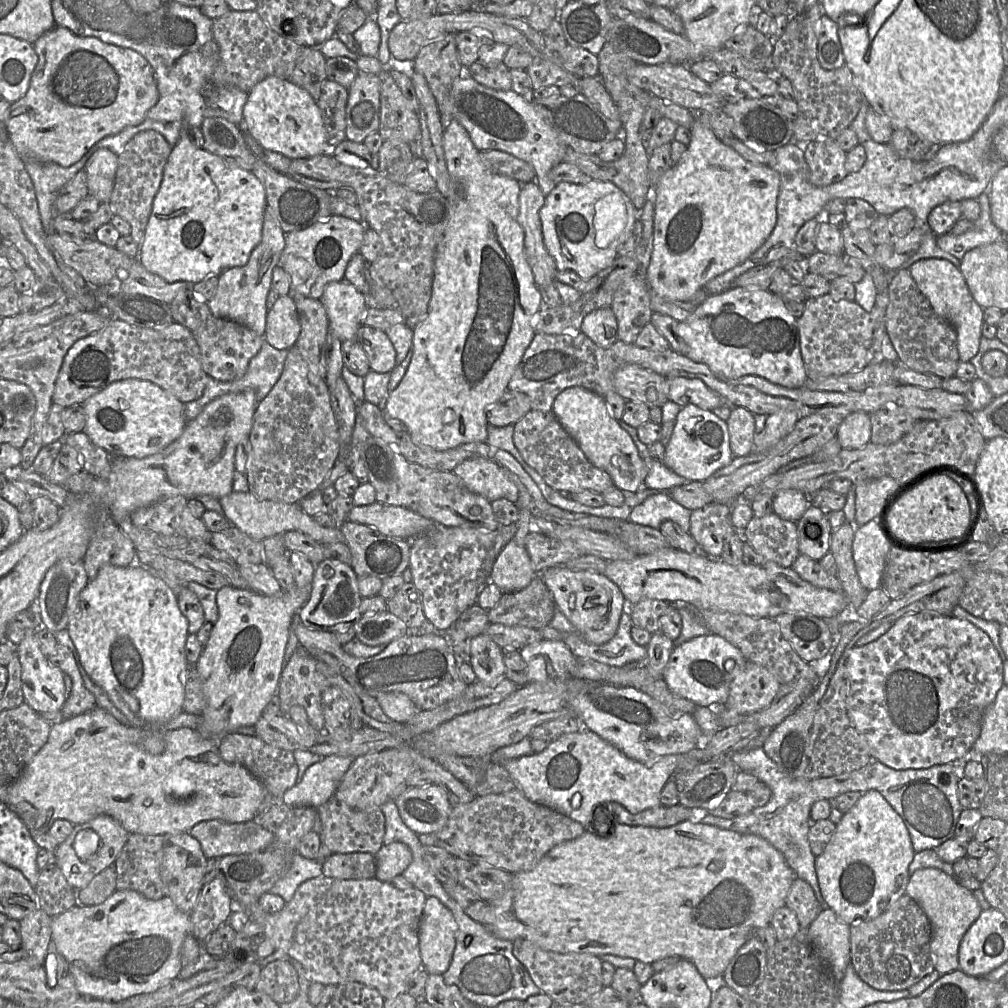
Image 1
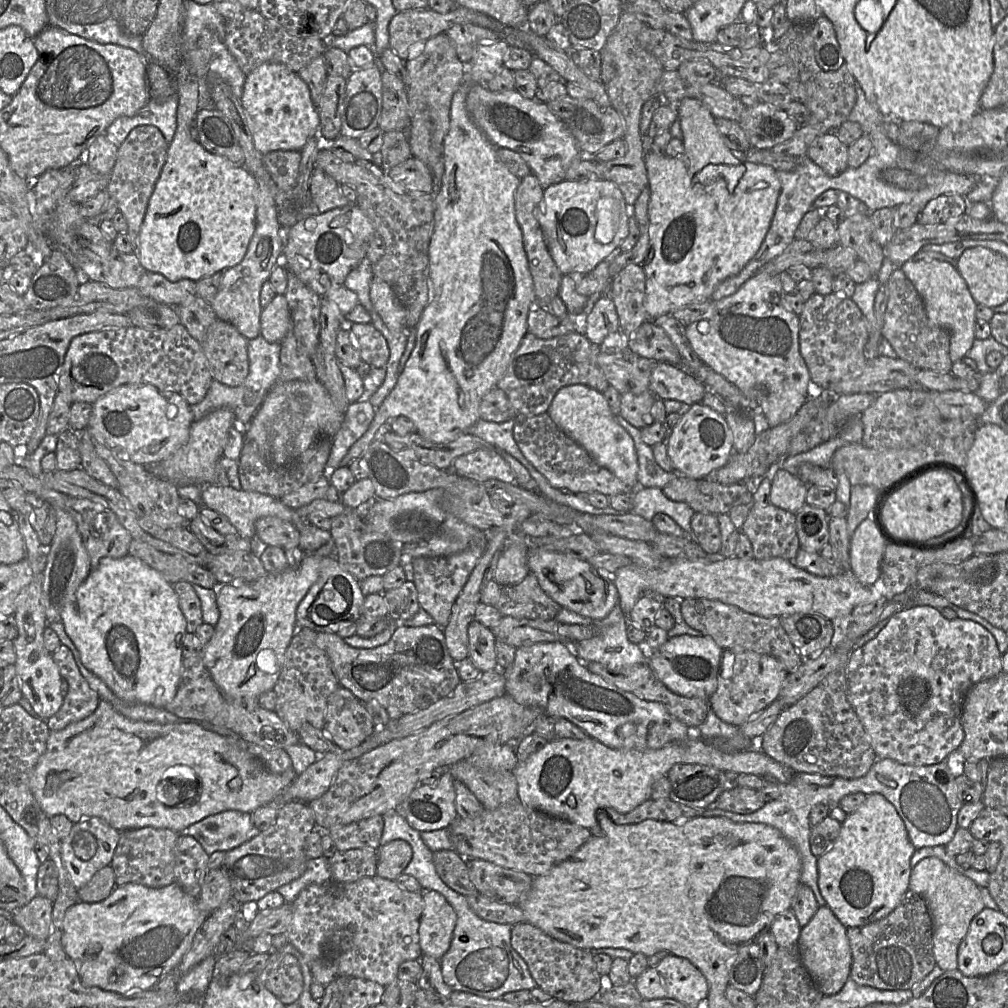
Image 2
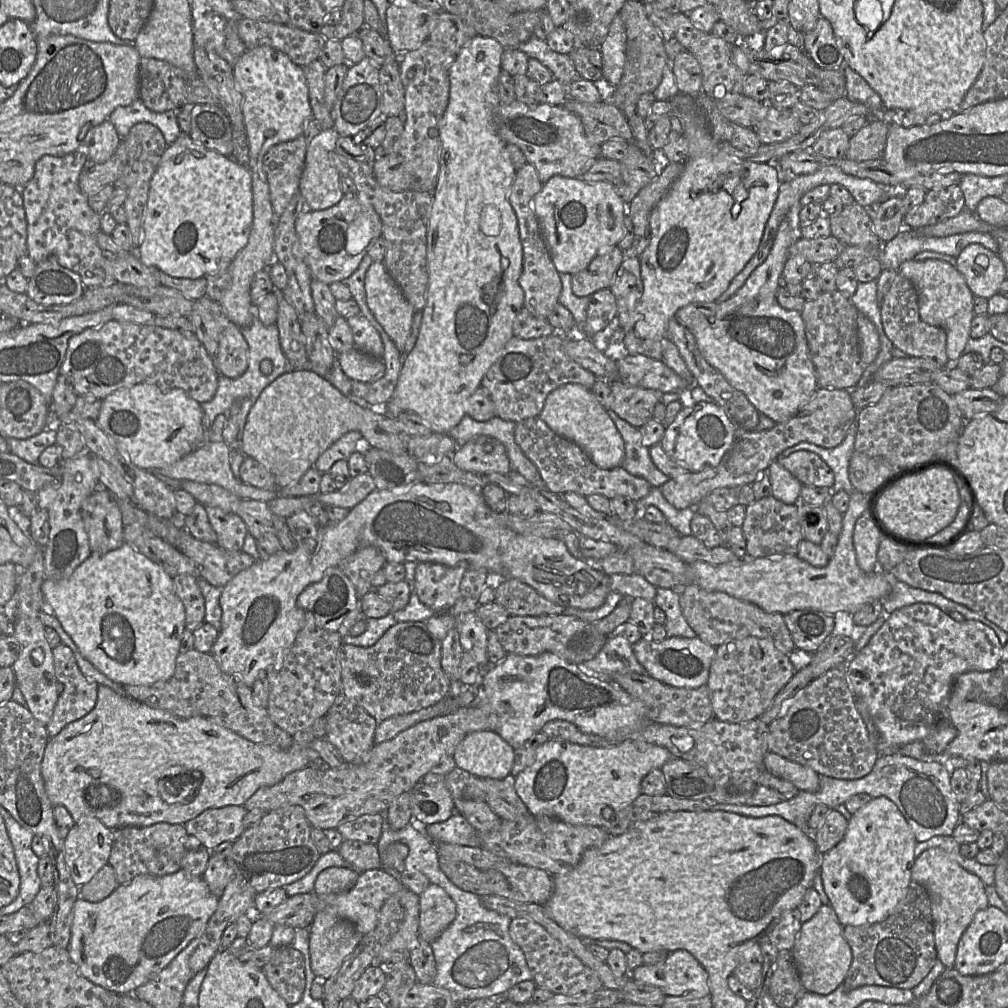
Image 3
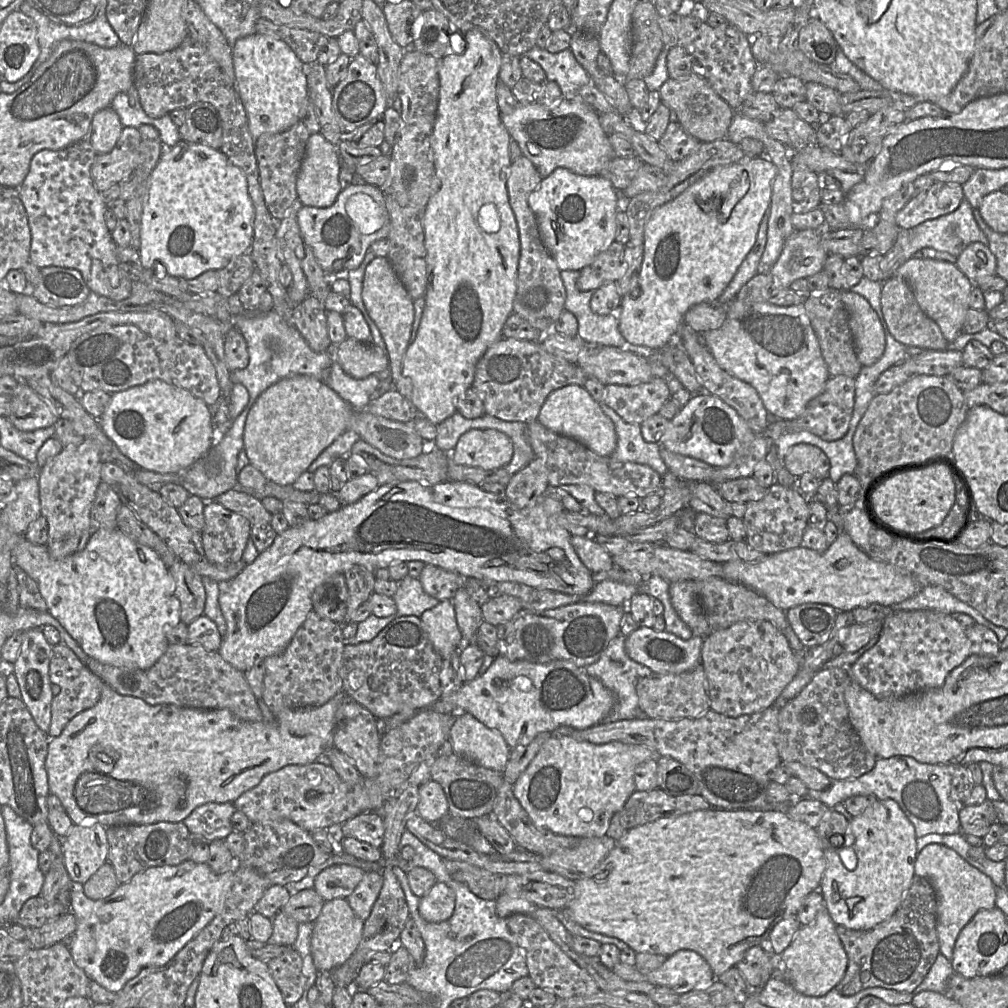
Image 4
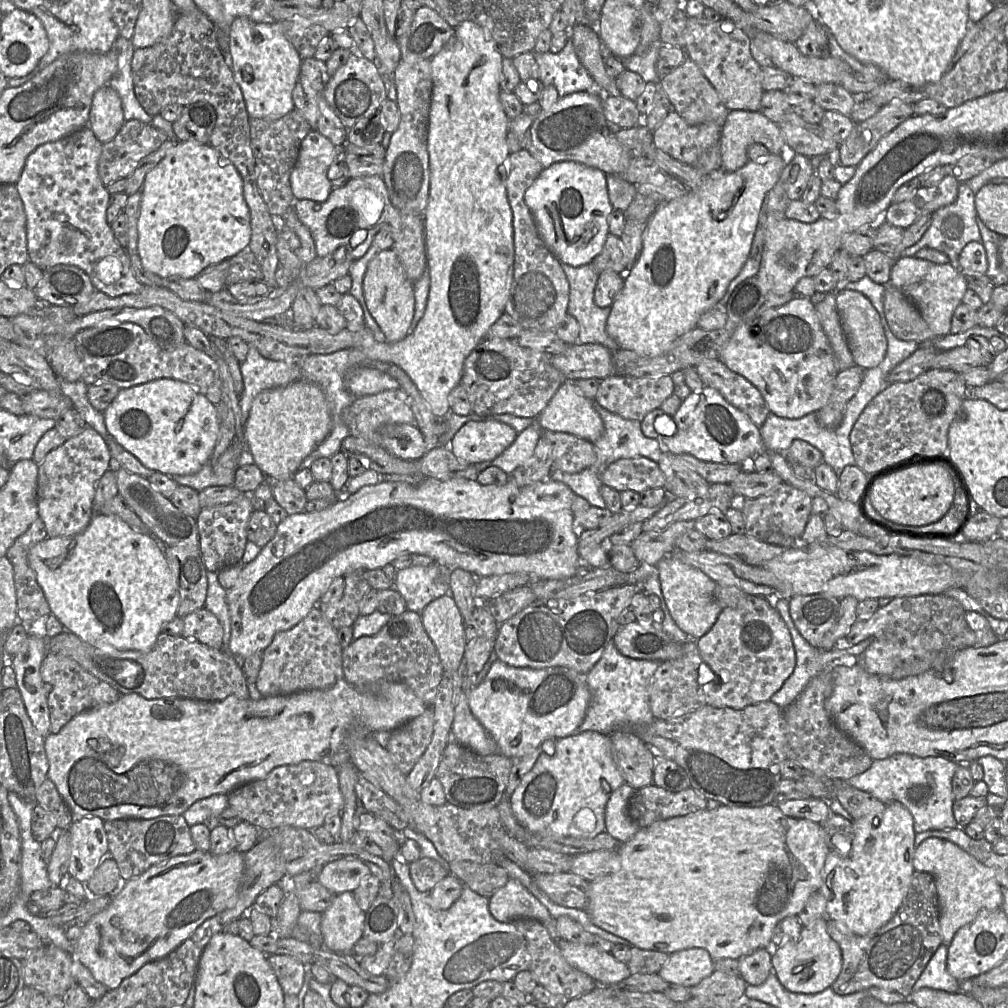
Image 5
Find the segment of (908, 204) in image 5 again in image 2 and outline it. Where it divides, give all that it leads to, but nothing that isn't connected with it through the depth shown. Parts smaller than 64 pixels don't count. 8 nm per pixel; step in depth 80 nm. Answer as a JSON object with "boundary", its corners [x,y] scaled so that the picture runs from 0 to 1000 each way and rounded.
{"boundary":[[[933,193],[923,198],[914,208],[910,221],[914,223],[927,223],[939,220],[959,210],[961,201],[958,194]]]}

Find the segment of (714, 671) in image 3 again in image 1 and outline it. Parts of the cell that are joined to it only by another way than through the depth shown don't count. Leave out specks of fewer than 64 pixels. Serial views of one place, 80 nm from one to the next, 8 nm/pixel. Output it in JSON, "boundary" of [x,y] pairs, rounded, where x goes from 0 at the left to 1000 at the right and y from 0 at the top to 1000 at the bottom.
{"boundary":[[[723,654],[719,663],[725,668],[722,692],[718,702],[732,708],[743,708],[764,700],[775,679],[758,662],[741,656],[736,664]]]}

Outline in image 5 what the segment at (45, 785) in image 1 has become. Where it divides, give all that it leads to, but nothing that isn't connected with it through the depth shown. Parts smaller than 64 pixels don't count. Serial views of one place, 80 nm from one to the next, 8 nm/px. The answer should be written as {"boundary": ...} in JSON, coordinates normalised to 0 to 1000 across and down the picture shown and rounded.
{"boundary":[[[341,673],[323,685],[298,686],[283,690],[261,691],[257,694],[238,693],[227,689],[218,695],[198,695],[186,692],[145,693],[136,688],[121,688],[112,697],[95,700],[74,709],[57,728],[48,728],[45,732],[45,744],[49,758],[48,772],[55,778],[59,788],[72,808],[72,815],[84,810],[96,810],[106,813],[151,813],[158,810],[182,809],[194,795],[213,788],[226,789],[229,785],[244,777],[263,772],[272,762],[280,759],[297,758],[301,755],[315,755],[332,748],[340,742],[343,728],[354,715],[368,728],[375,725],[388,726],[405,715],[420,708],[425,700],[401,678],[384,676],[375,686],[357,686]]]}

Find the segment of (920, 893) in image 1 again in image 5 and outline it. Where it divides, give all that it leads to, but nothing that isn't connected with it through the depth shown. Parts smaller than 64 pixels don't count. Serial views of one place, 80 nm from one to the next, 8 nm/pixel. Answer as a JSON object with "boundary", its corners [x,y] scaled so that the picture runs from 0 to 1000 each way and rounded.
{"boundary":[[[930,830],[918,832],[908,842],[906,859],[907,863],[922,866],[927,871],[932,894],[934,934],[938,939],[943,937],[948,925],[953,920],[962,916],[972,903],[979,902],[981,904],[987,904],[992,903],[994,900],[995,887],[986,862],[975,858],[965,849],[941,833]]]}

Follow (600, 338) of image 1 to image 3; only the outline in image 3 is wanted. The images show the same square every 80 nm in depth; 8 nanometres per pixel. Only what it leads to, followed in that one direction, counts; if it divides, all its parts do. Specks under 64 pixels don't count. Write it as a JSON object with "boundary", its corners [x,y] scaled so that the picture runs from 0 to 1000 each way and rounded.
{"boundary":[[[605,286],[587,293],[582,306],[582,329],[590,331],[598,327],[612,313],[612,301]]]}

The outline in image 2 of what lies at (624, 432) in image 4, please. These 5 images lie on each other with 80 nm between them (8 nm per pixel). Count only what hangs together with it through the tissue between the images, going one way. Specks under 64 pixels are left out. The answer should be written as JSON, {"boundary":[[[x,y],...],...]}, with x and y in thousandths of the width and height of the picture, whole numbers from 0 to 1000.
{"boundary":[[[610,412],[610,415],[628,436],[634,460],[632,470],[634,483],[658,485],[663,479],[674,473],[673,469],[662,468],[652,460],[647,444],[637,437],[636,426],[627,423],[616,412]]]}

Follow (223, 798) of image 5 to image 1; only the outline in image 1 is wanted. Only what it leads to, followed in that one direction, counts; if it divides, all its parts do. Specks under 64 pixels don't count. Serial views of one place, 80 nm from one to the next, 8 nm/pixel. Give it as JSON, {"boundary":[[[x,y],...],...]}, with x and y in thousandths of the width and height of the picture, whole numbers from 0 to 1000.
{"boundary":[[[217,813],[199,814],[192,818],[188,826],[198,835],[205,852],[260,844],[272,833],[272,825],[262,822],[252,813],[237,816],[227,816]]]}

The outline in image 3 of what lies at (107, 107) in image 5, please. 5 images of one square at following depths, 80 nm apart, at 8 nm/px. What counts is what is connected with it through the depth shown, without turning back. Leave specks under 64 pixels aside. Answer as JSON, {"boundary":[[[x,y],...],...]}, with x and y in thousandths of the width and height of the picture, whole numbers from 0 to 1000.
{"boundary":[[[105,118],[87,130],[82,143],[87,145],[87,158],[102,162],[113,153],[118,141],[114,125],[109,118]]]}

